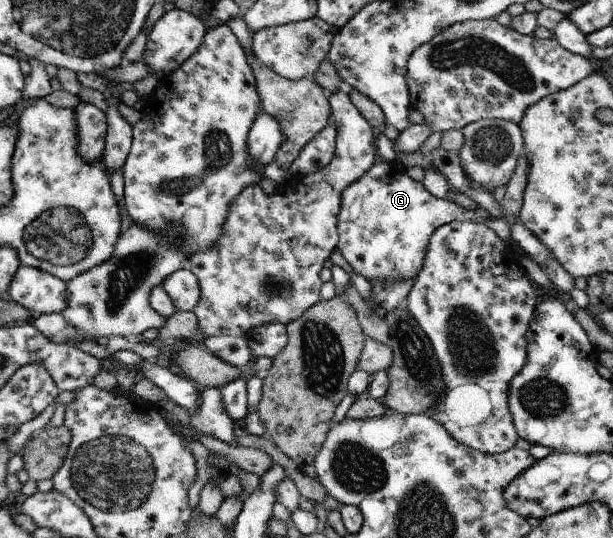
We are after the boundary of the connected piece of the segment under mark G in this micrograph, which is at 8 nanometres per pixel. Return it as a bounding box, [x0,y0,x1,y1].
[337,160,490,284]

